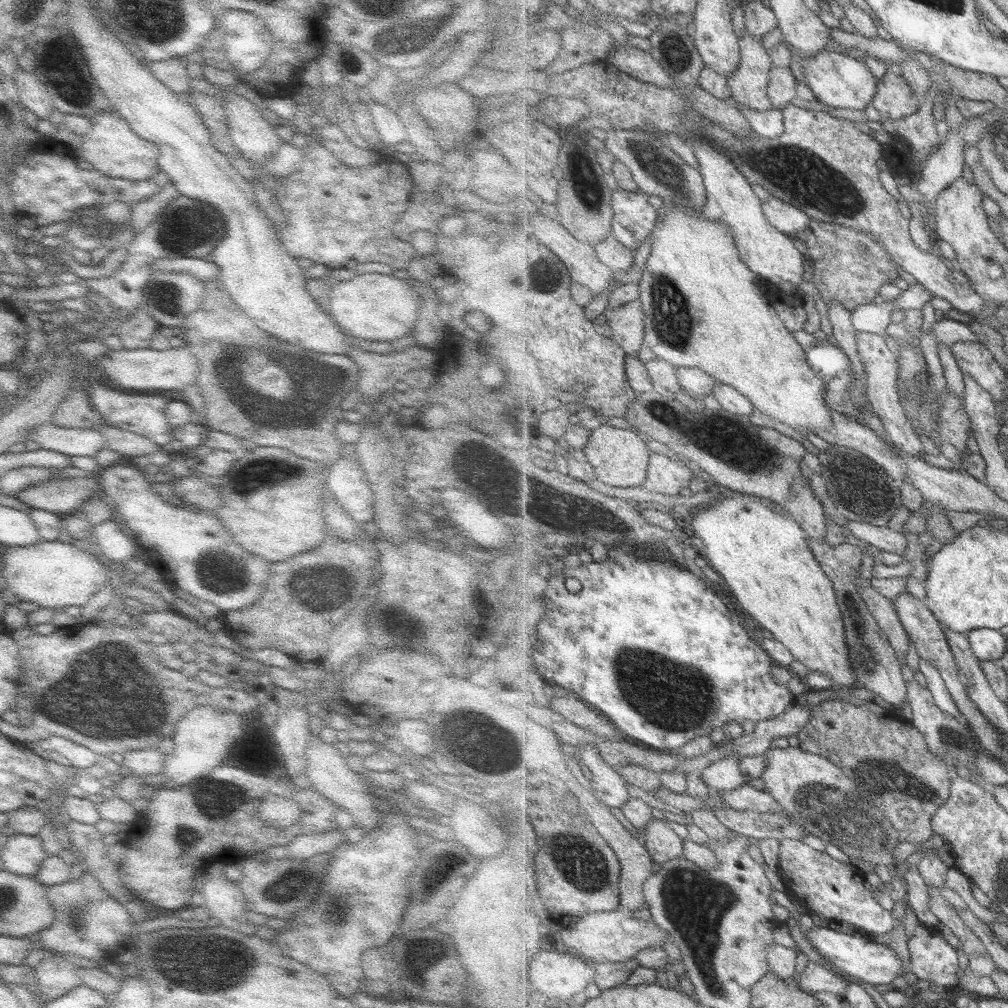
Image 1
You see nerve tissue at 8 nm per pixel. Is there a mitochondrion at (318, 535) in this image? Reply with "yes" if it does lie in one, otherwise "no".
no

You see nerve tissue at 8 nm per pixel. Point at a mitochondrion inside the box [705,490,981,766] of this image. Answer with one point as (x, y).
(950, 739)

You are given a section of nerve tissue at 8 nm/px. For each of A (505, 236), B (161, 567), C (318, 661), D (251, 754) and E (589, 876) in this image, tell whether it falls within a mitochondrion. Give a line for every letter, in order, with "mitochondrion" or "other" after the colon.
A: other
B: other
C: other
D: other
E: mitochondrion

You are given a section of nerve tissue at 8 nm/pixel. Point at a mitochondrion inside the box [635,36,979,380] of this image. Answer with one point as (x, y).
(823, 189)

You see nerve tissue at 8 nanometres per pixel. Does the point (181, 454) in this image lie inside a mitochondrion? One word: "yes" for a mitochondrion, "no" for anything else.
no

